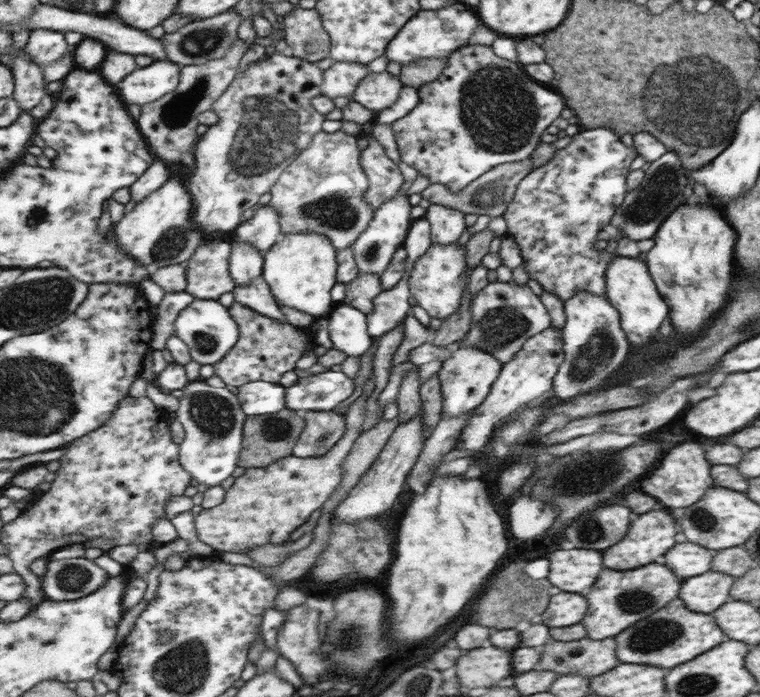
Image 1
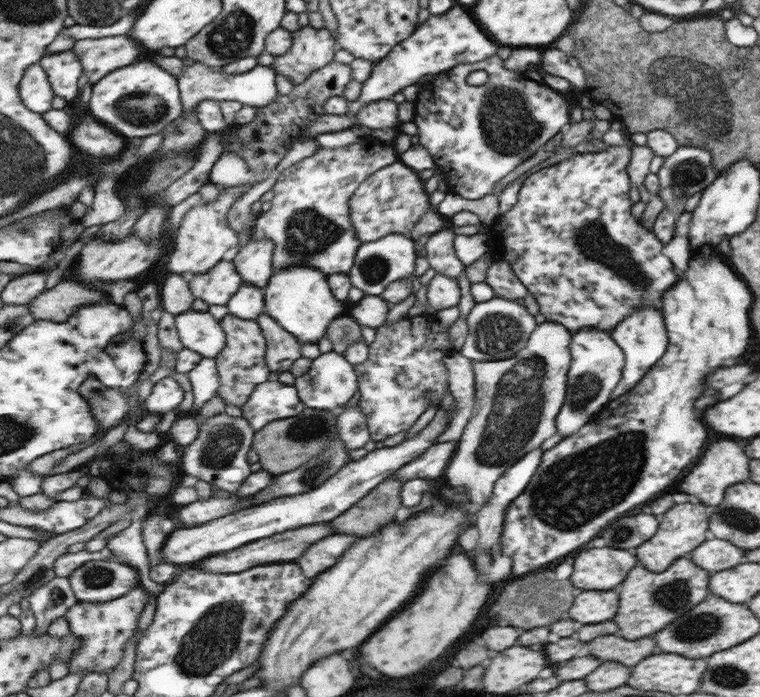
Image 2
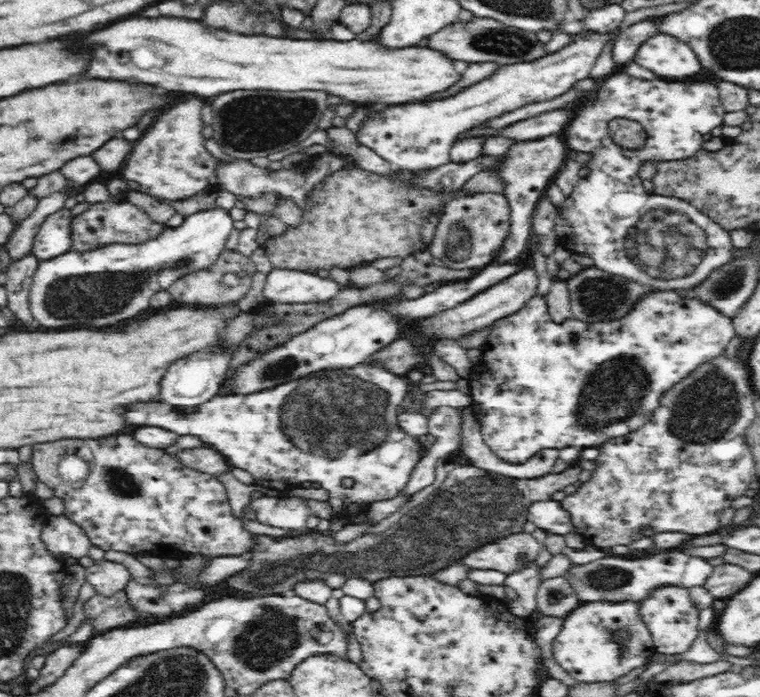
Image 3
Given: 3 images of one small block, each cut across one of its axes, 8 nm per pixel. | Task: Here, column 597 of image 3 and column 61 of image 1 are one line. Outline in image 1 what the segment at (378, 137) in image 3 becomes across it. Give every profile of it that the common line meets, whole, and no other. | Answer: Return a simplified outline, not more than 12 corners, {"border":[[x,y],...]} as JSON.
{"border":[[31,32],[24,50],[45,68],[70,54],[67,34]]}

